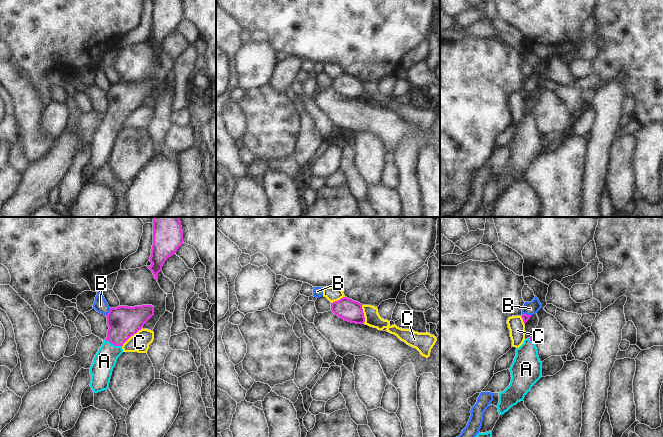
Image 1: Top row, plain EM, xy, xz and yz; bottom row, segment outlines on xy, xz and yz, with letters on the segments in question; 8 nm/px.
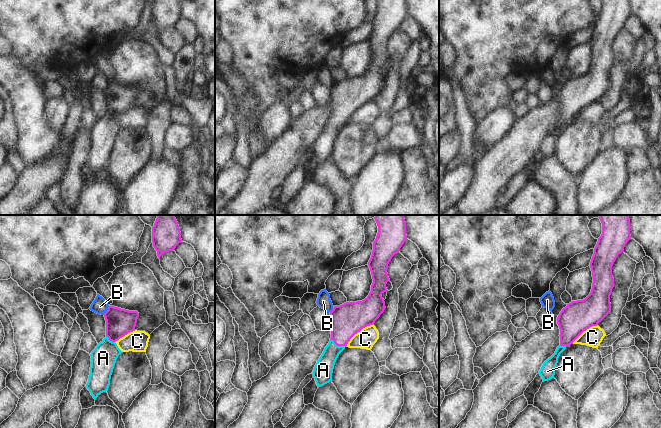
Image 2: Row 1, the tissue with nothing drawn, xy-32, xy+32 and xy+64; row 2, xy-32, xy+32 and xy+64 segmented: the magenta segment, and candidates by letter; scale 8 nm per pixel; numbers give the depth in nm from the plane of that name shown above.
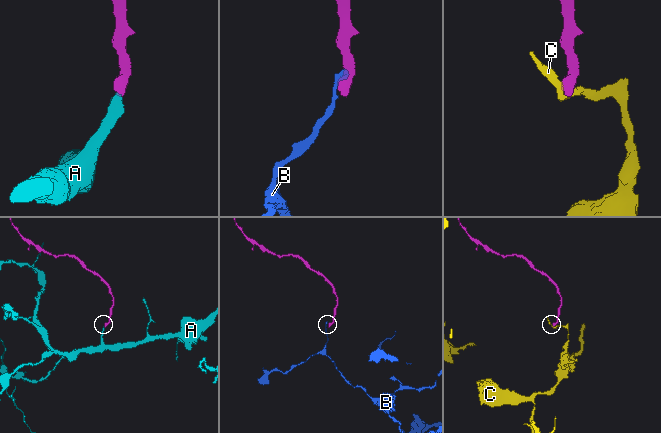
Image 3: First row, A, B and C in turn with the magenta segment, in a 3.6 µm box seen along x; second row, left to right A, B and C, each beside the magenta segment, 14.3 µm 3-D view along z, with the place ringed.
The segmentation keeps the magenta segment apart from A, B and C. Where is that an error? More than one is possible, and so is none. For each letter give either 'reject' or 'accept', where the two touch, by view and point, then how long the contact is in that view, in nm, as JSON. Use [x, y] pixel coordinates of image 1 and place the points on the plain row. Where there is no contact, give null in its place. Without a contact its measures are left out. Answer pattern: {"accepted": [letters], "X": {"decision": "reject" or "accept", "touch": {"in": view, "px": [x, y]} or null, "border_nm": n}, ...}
{"accepted": ["A"], "A": {"decision": "accept", "touch": {"in": "xy", "px": [113, 120]}, "border_nm": 150}, "B": {"decision": "reject", "touch": {"in": "xy", "px": [109, 88]}, "border_nm": 80}, "C": {"decision": "reject", "touch": {"in": "xy", "px": [131, 111]}, "border_nm": 220}}

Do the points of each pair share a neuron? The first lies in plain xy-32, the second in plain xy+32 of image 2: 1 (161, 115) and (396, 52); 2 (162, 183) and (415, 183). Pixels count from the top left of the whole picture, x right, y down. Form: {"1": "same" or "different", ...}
{"1": "same", "2": "different"}

